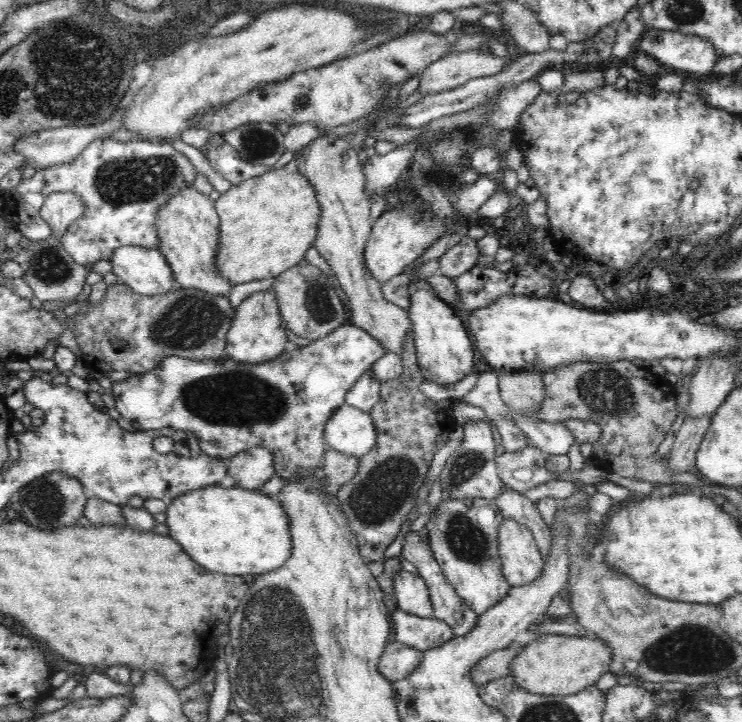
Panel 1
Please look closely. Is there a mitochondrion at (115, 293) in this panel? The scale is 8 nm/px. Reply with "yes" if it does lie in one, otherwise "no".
no

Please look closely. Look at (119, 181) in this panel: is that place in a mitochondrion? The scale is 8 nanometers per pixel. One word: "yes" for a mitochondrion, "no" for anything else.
yes

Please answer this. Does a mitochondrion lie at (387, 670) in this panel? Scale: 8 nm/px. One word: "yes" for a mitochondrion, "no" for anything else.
no

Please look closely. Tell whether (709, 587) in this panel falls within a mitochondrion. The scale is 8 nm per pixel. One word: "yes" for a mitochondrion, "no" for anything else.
no

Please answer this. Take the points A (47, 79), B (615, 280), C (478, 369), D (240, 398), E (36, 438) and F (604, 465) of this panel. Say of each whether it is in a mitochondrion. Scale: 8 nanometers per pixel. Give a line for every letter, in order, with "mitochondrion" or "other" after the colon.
A: mitochondrion
B: other
C: other
D: mitochondrion
E: other
F: other

